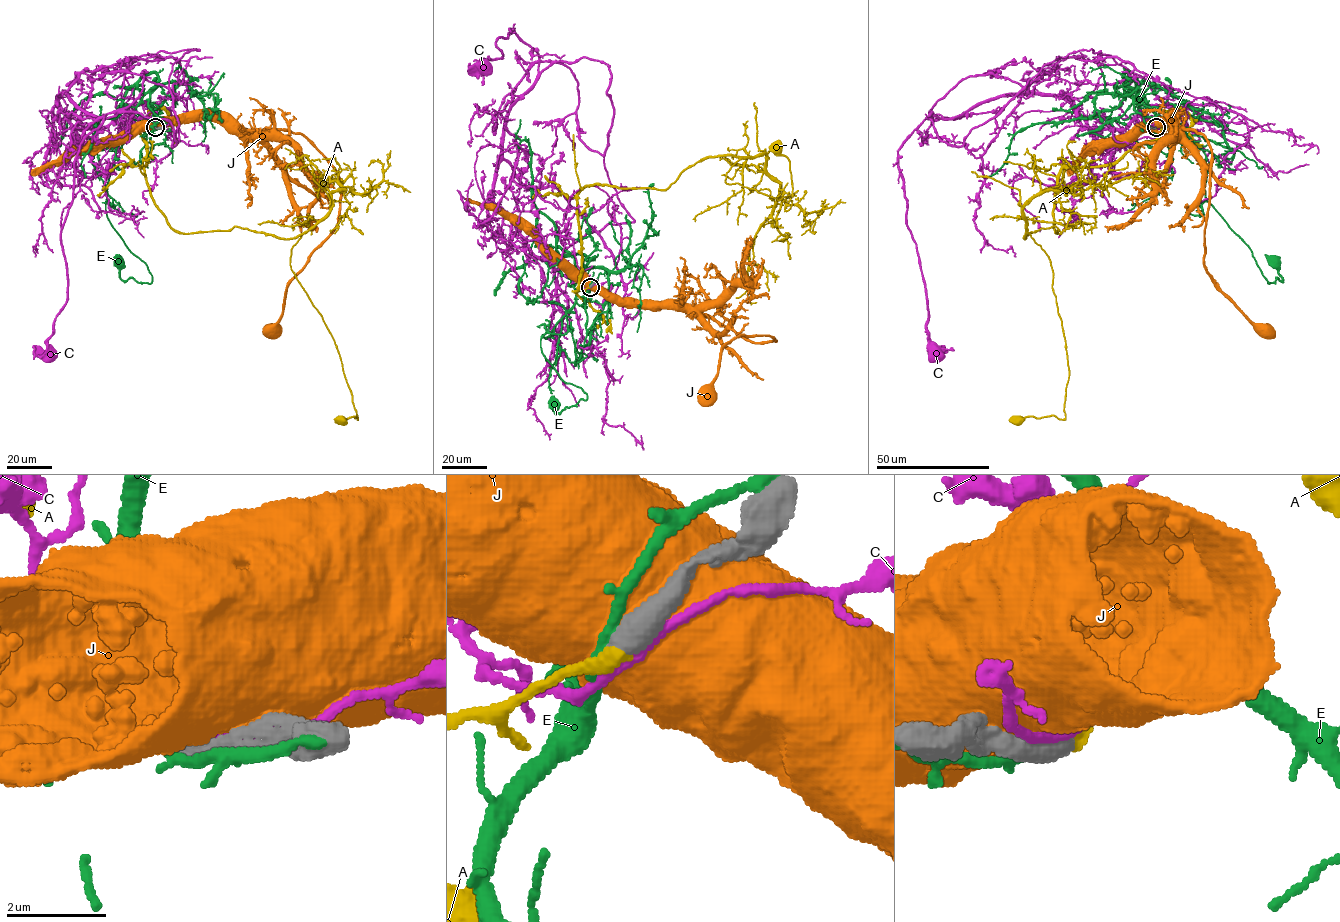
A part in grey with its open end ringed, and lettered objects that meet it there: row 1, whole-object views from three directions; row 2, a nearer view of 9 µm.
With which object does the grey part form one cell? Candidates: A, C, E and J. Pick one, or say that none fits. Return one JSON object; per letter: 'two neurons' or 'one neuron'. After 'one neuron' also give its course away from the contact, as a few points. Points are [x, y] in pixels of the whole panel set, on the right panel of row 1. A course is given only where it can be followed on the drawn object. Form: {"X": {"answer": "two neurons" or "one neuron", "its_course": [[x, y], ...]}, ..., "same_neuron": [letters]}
{"A": {"answer": "one neuron", "its_course": [[1156, 128], [1112, 163], [1064, 167], [1058, 231], [1025, 235], [1050, 261], [1069, 375], [1065, 418], [1017, 420]]}, "C": {"answer": "two neurons"}, "E": {"answer": "two neurons"}, "J": {"answer": "two neurons"}, "same_neuron": ["A"]}

